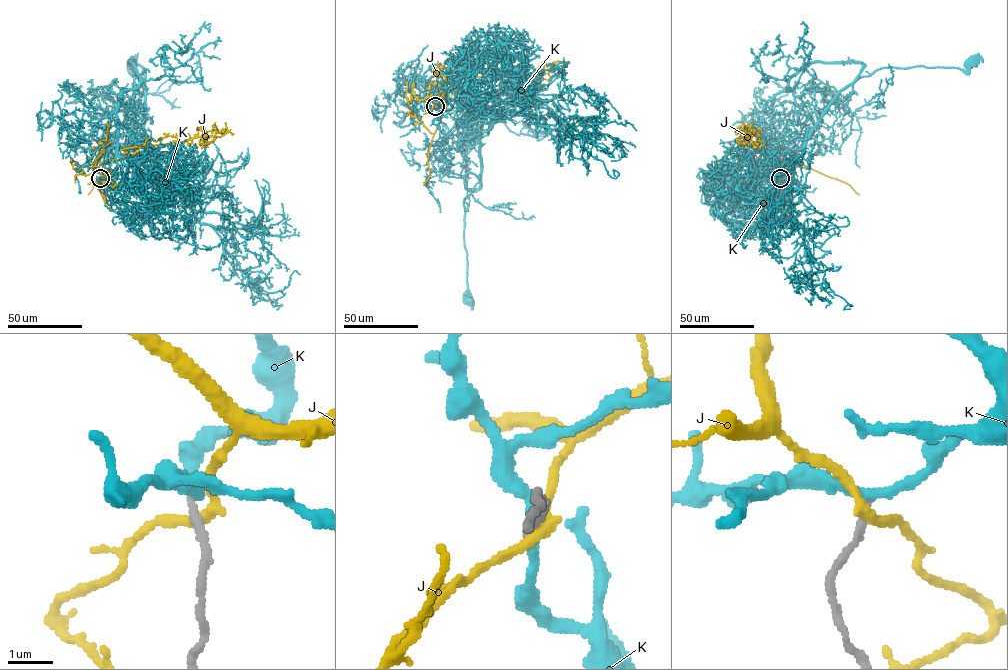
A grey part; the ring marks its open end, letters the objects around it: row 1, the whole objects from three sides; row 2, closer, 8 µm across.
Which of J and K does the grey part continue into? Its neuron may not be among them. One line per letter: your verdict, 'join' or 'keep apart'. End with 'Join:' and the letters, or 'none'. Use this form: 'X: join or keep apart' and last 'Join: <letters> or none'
J: keep apart
K: keep apart
Join: none

